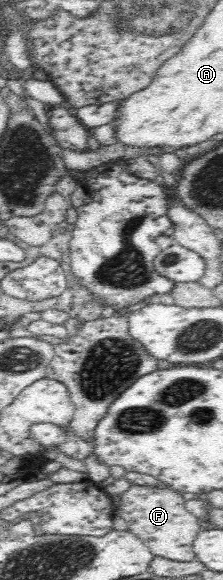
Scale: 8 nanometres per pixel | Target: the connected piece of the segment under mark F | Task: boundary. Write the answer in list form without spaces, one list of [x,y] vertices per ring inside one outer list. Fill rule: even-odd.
[[[131,485],[120,496],[119,517],[127,522],[128,529],[140,537],[154,556],[173,561],[188,562],[196,559],[193,544],[205,521],[198,519],[185,508],[187,499],[170,486]]]

